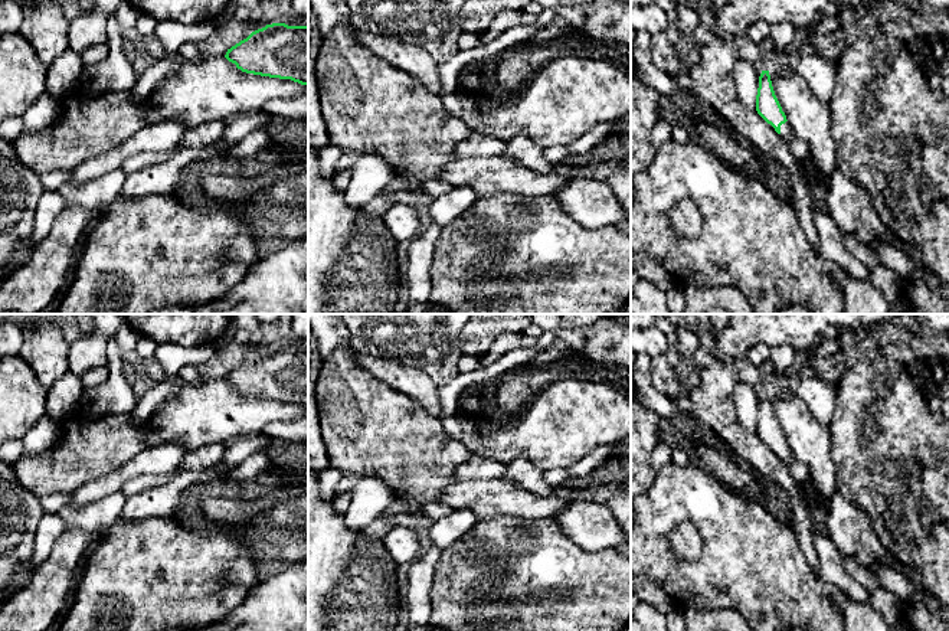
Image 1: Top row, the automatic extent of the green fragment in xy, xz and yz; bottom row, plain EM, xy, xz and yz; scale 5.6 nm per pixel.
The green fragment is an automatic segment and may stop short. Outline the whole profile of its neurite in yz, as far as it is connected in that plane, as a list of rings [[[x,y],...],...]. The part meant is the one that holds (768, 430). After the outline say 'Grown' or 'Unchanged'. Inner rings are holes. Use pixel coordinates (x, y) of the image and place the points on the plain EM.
[[[762,393],[759,399],[756,434],[786,465],[791,464],[793,455],[775,418],[769,393]]]. Grown

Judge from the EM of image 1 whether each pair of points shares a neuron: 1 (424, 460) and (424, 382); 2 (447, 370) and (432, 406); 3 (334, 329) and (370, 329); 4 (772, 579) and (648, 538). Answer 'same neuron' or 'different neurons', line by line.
1: different neurons
2: different neurons
3: different neurons
4: same neuron

